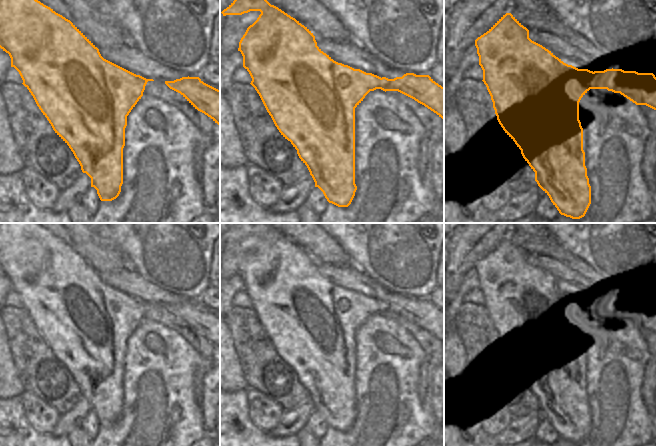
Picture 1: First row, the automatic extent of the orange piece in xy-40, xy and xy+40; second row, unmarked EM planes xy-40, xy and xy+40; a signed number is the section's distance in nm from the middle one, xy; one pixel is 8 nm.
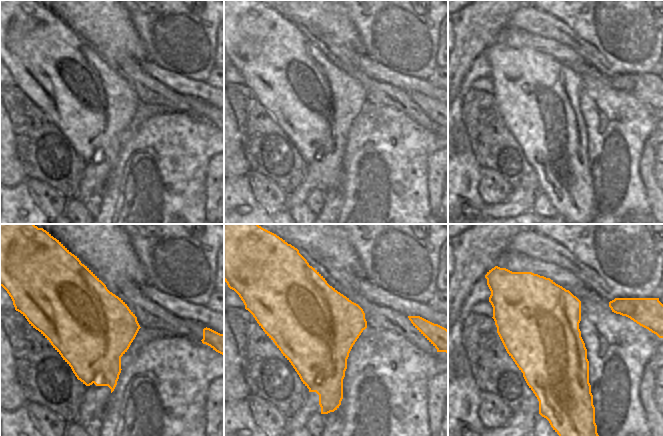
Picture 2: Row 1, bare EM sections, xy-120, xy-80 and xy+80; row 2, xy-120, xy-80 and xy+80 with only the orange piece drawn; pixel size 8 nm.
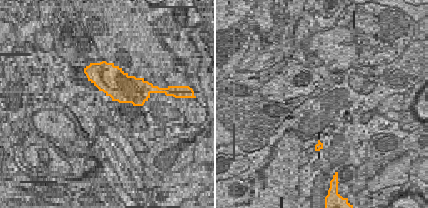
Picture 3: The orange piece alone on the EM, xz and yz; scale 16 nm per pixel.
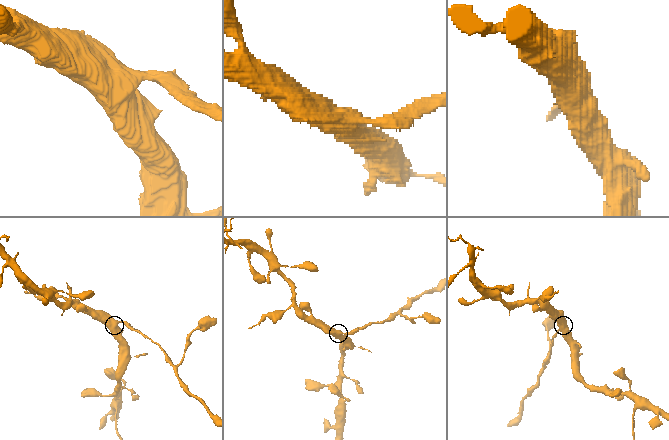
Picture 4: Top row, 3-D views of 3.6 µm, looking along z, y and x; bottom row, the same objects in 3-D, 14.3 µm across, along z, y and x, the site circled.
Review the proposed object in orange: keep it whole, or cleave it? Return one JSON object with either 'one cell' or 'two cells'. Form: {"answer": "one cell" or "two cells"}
{"answer": "two cells"}

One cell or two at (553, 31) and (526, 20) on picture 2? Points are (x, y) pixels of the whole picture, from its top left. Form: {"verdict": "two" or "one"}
{"verdict": "one"}

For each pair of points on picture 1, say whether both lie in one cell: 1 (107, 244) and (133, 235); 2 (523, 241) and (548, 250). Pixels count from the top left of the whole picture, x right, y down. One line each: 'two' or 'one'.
1: two
2: one

